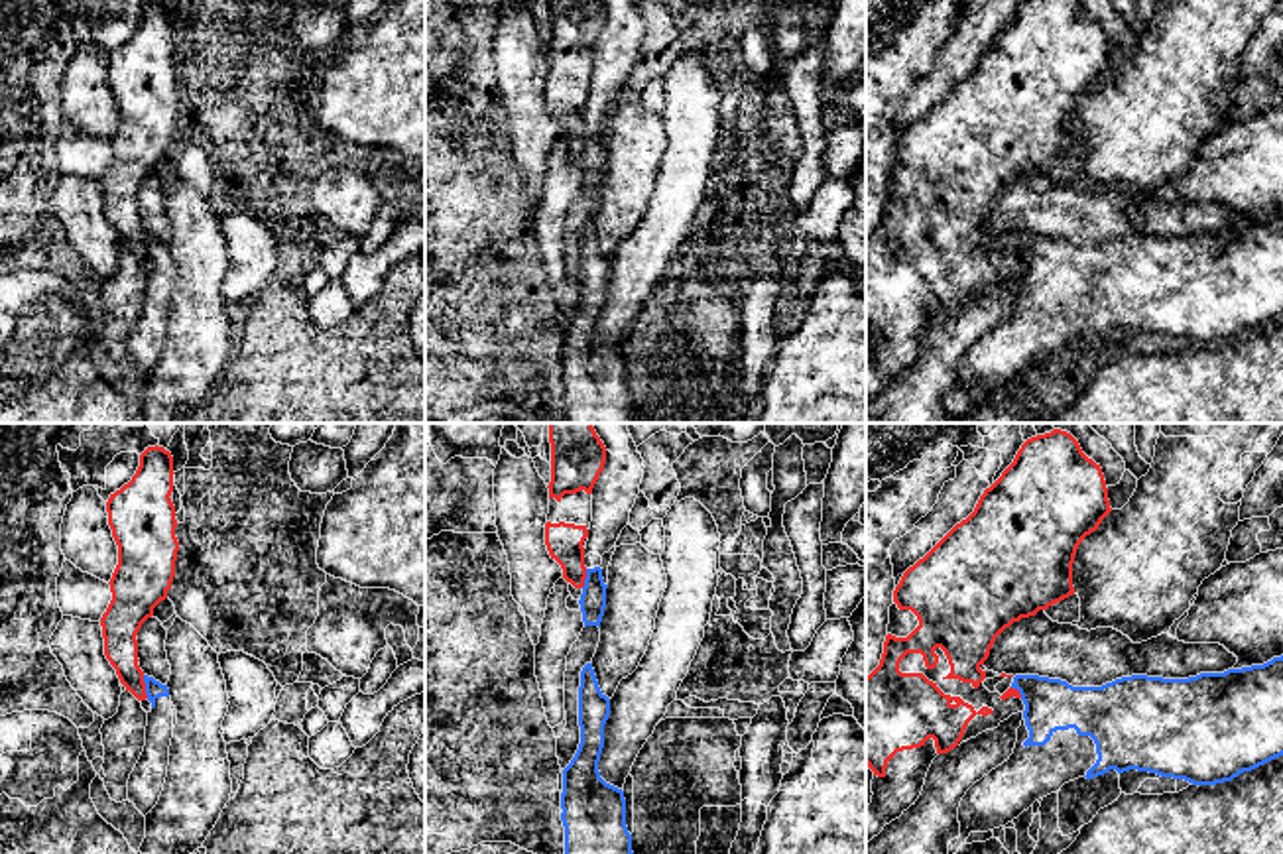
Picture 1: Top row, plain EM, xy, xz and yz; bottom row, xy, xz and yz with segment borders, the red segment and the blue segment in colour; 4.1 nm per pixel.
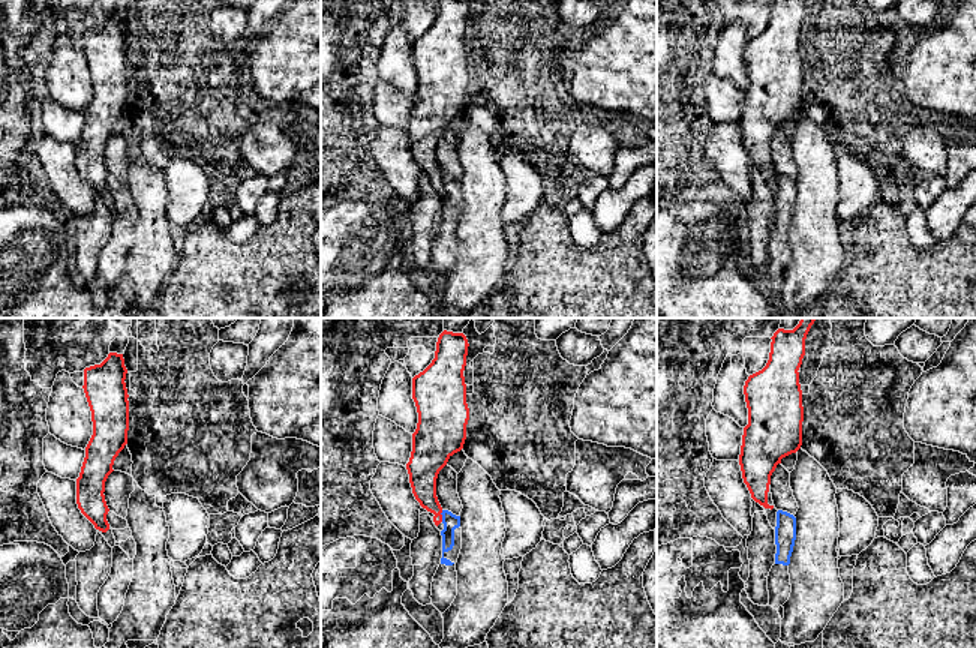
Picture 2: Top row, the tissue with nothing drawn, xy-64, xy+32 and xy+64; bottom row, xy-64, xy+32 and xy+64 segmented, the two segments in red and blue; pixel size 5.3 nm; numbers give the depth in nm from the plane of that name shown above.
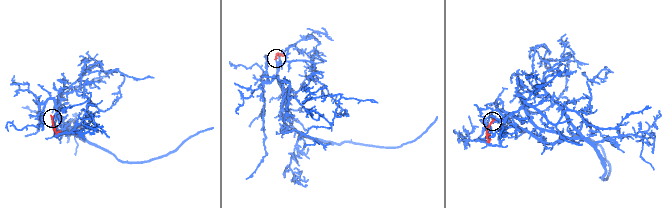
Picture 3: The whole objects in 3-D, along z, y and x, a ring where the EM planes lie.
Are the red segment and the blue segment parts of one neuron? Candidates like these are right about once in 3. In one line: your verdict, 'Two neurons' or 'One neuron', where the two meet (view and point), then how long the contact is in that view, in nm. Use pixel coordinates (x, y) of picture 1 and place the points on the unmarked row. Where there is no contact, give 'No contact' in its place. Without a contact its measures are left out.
Two neurons. Touches red at xy (144, 246). Shared border 100 nm

